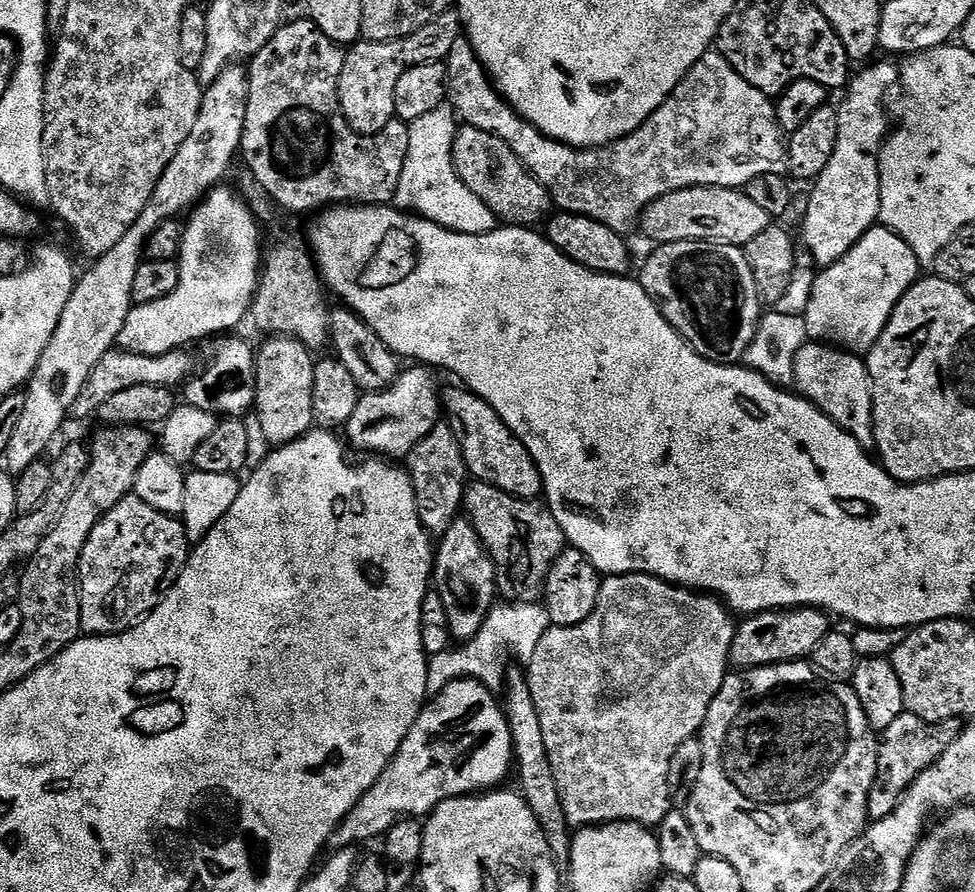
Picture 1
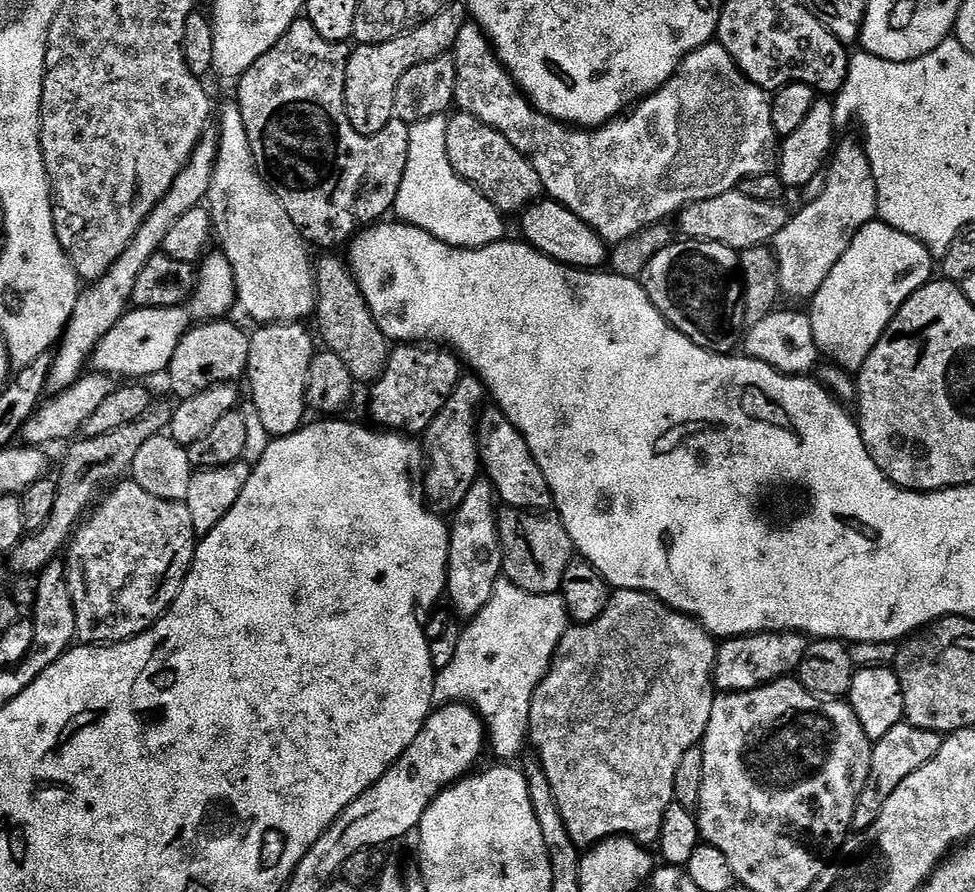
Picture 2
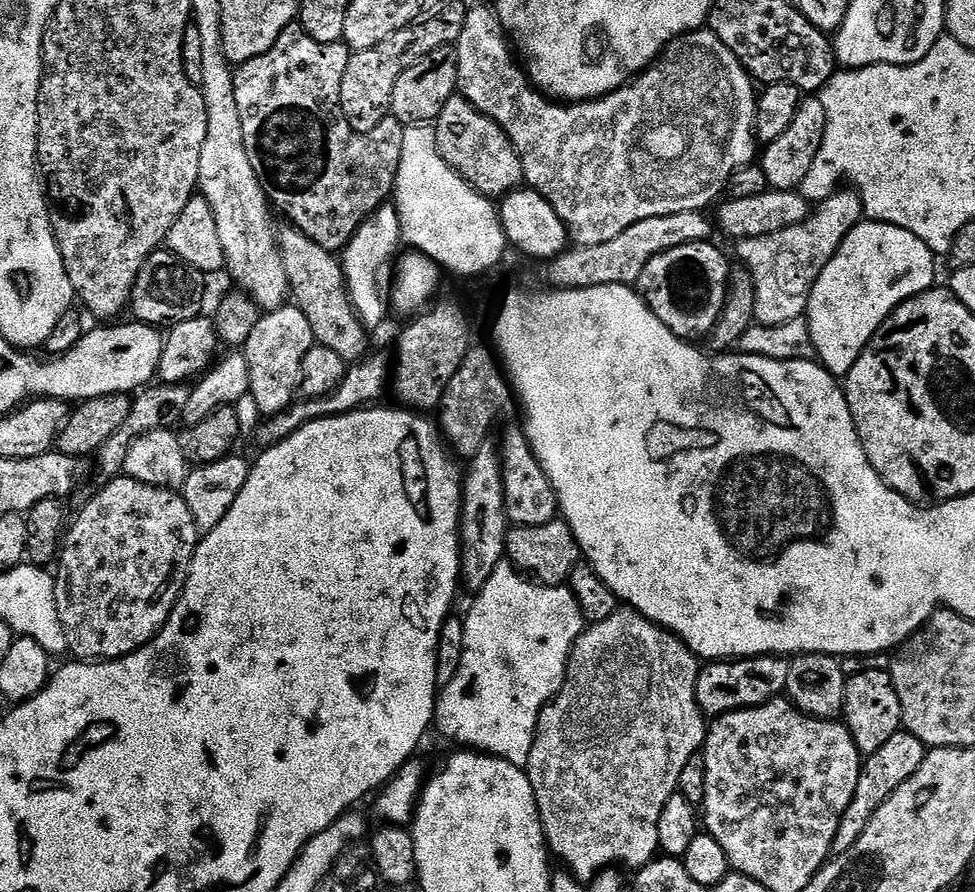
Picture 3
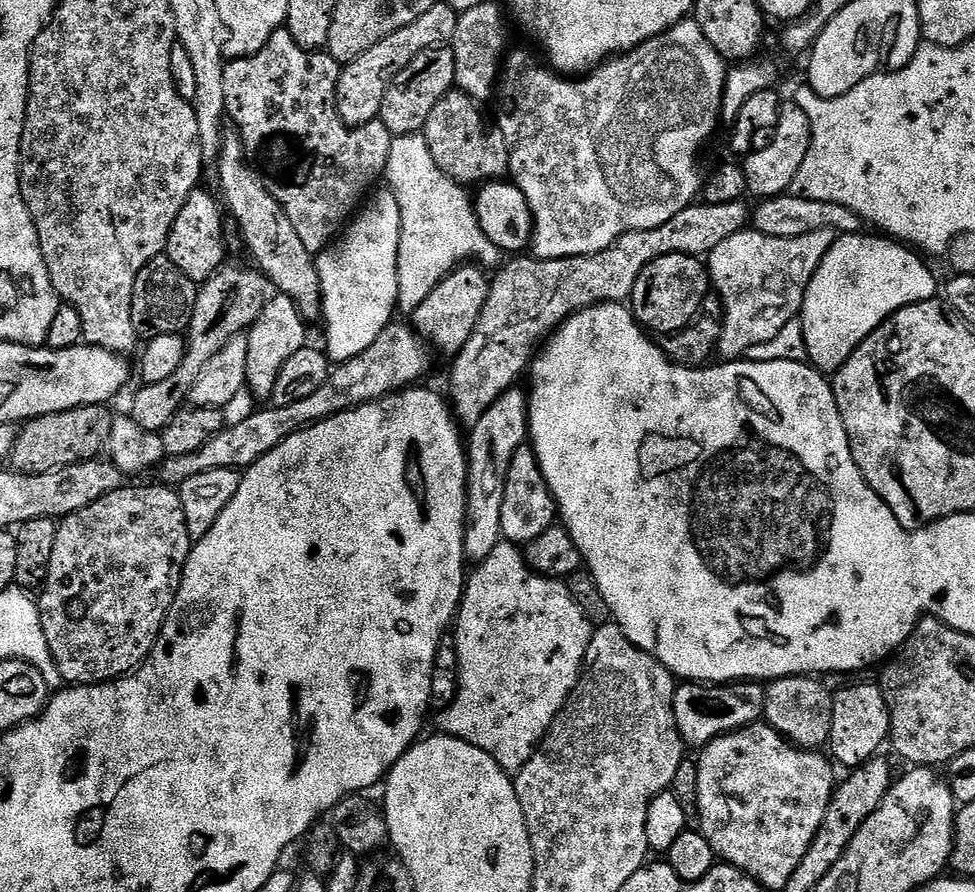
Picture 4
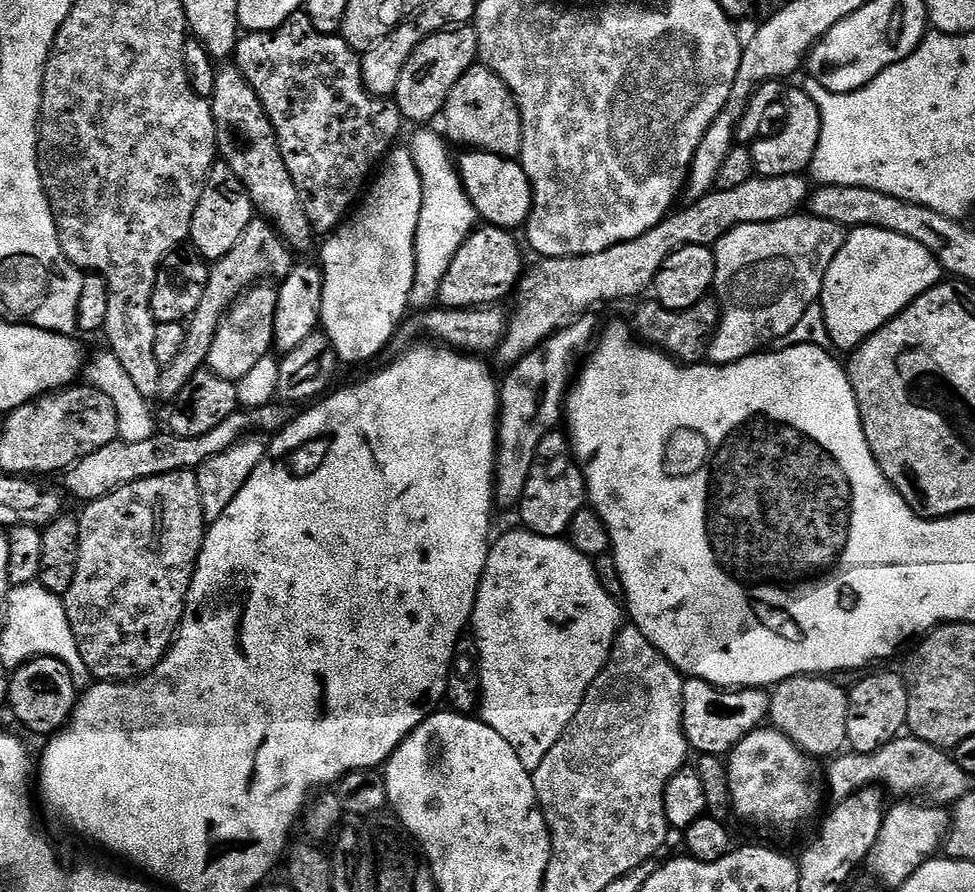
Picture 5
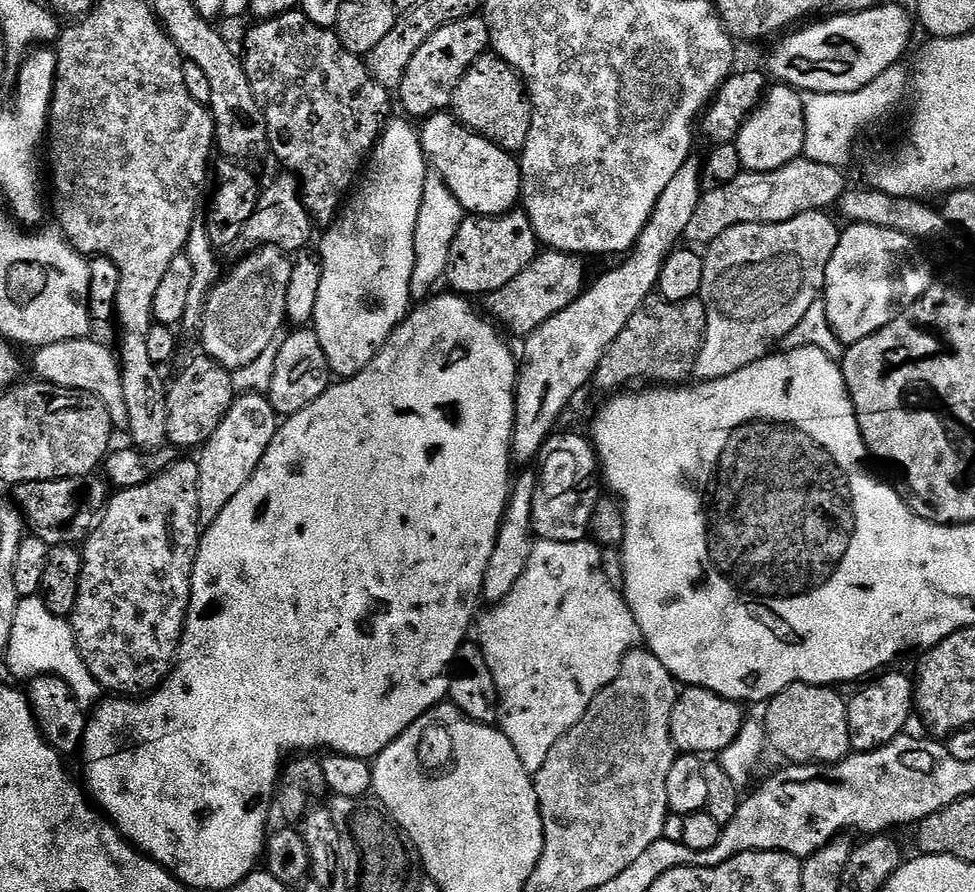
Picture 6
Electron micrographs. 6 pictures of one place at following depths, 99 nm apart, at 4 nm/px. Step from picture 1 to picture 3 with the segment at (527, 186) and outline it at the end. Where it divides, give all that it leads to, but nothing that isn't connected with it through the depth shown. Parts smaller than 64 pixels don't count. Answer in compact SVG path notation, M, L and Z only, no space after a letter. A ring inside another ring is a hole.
M454 98L446 102L442 114L434 121L434 131L442 158L483 196L503 198L525 183L517 147L495 119L477 112L468 100ZM459 120L464 120L464 128L452 128Z

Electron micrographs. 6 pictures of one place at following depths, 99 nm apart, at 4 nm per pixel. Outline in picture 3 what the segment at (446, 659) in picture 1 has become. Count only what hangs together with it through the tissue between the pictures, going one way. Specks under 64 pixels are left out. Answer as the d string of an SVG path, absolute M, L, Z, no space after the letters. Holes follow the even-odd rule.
M503 560L487 579L463 619L463 652L452 682L441 687L433 723L435 731L454 738L457 745L498 756L525 767L528 763L537 719L545 705L555 699L567 680L569 654L586 627L584 612L571 589L565 585L545 585L525 576L511 561Z

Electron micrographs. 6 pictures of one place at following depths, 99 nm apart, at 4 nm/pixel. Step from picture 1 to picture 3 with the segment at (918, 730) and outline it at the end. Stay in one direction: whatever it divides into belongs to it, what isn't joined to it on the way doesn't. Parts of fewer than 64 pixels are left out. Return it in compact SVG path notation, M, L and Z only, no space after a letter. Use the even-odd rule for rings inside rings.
M901 730L895 732L881 748L874 750L874 754L863 761L858 778L858 790L854 790L854 798L850 806L846 806L846 814L842 814L838 834L832 843L833 853L839 854L850 850L850 846L854 846L858 838L862 838L862 830L870 826L870 818L874 818L878 806L882 806L882 802L886 802L886 798L890 798L890 794L894 794L898 786L902 786L902 782L906 782L919 770L925 755L925 744L914 738L914 734Z

